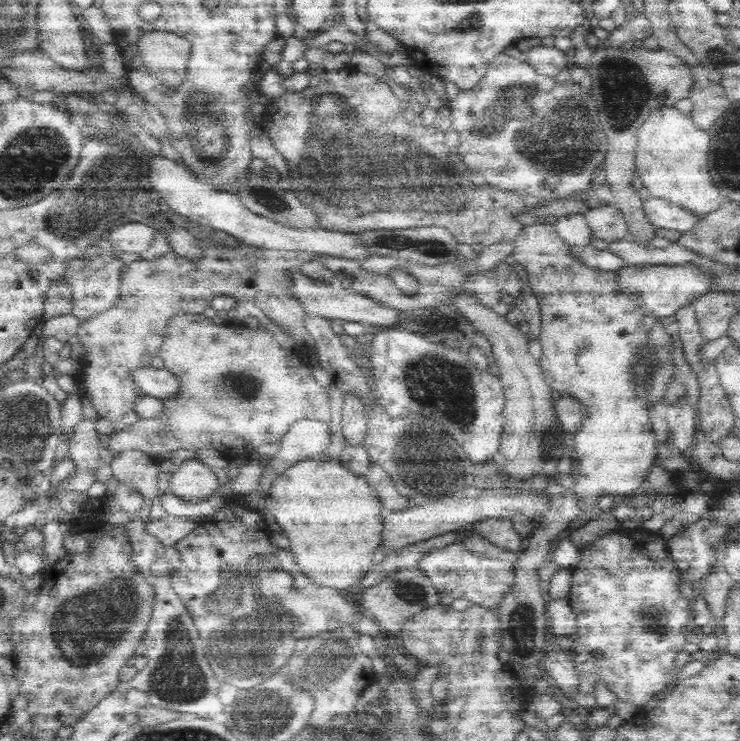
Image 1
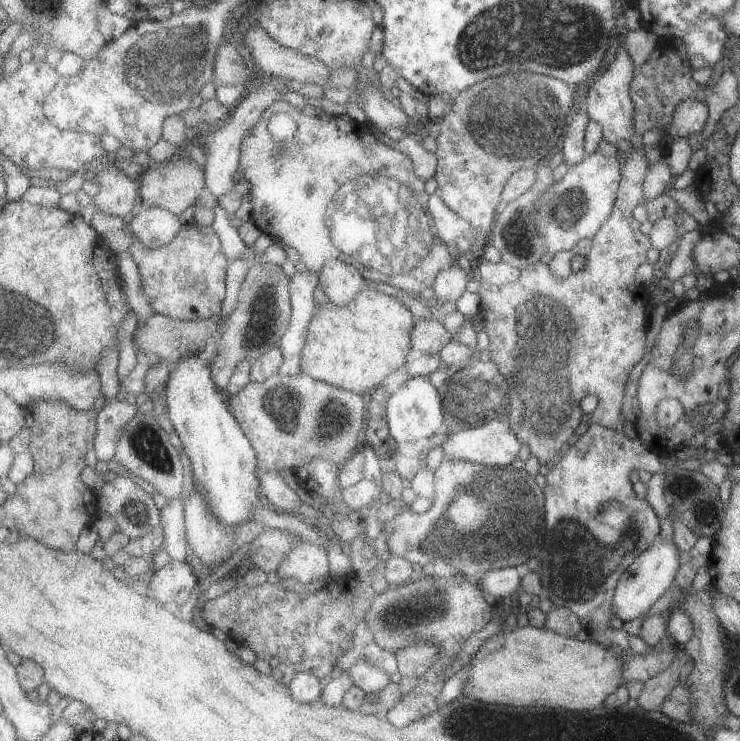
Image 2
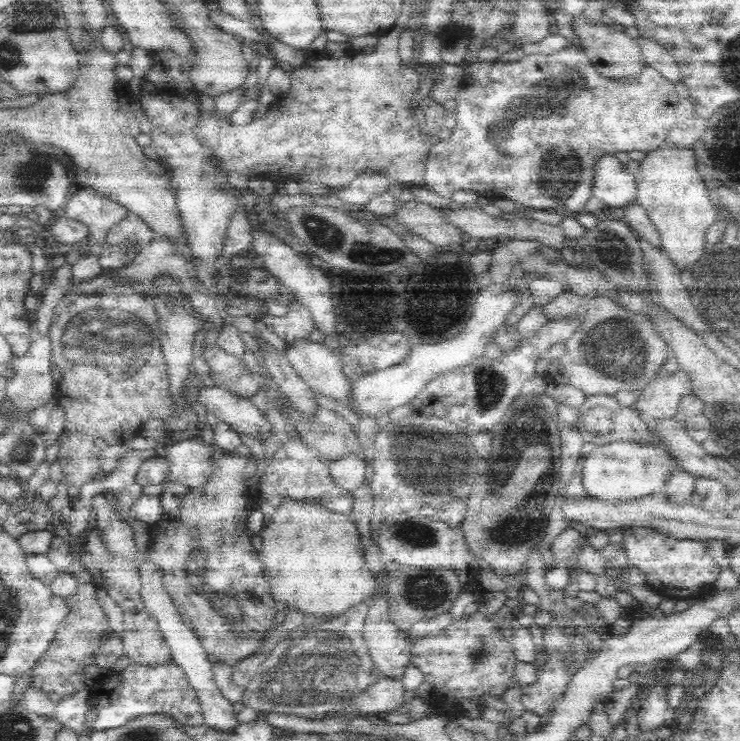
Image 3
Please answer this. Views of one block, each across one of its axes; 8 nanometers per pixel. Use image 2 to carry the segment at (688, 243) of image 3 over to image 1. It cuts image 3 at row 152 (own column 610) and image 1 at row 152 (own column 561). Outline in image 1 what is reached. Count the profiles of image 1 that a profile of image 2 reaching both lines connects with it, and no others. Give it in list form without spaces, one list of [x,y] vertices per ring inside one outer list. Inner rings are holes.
[[[662,106],[652,110],[650,118],[640,126],[636,146],[636,176],[640,176],[652,200],[666,200],[700,216],[708,216],[724,204],[724,198],[708,174],[708,150],[708,132],[698,130],[690,116],[684,116],[680,110]]]

